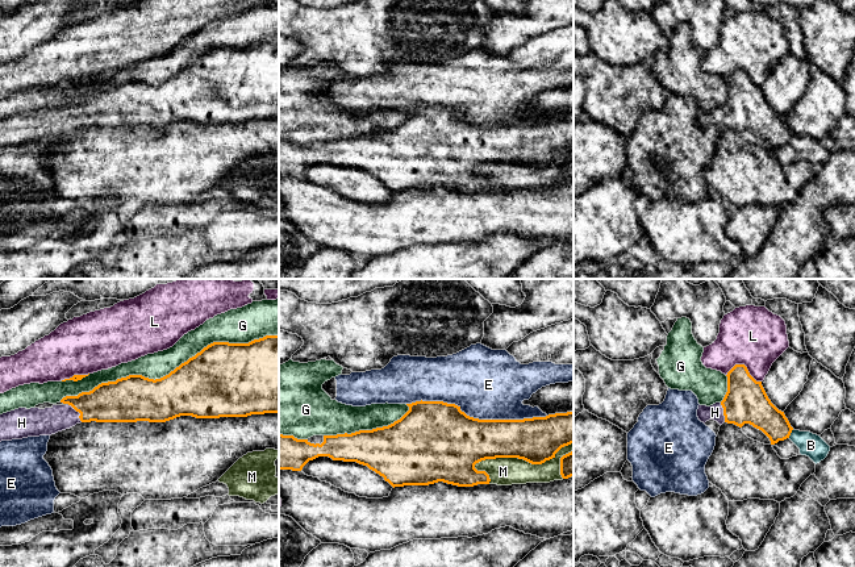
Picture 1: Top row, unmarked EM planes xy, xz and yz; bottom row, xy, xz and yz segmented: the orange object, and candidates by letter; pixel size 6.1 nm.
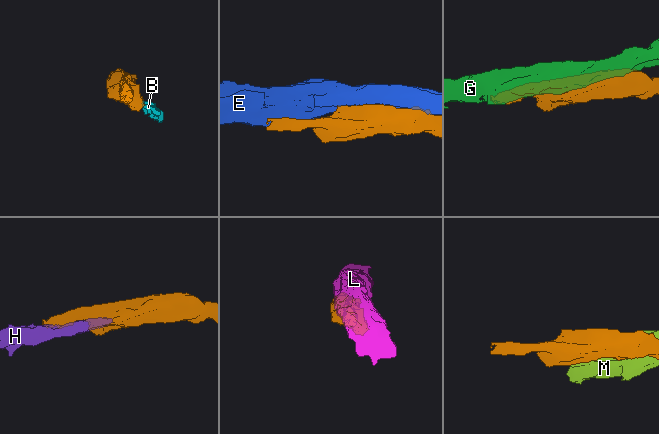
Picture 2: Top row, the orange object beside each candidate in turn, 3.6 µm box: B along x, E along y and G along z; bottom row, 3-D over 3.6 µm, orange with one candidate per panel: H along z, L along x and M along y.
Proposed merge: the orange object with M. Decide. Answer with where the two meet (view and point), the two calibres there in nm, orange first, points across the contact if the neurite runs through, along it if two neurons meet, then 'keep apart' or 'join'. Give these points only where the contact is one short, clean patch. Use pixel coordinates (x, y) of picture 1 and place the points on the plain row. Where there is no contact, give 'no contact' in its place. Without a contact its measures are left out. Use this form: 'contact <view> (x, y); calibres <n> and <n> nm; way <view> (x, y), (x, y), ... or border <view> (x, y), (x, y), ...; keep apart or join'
contact xz (522, 163); calibres 280 and 180 nm; keep apart

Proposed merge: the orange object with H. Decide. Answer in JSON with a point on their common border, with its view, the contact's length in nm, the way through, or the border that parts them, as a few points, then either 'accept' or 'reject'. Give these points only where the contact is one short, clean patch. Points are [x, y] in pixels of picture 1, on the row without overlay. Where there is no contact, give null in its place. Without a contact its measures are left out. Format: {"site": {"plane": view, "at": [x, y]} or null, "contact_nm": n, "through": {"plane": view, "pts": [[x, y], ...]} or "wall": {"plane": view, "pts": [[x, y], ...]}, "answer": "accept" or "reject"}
{"site": {"plane": "xy", "at": [78, 116]}, "contact_nm": 140, "answer": "accept"}

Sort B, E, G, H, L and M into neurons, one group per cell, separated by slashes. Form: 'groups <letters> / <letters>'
groups B M / E / G / H / L

